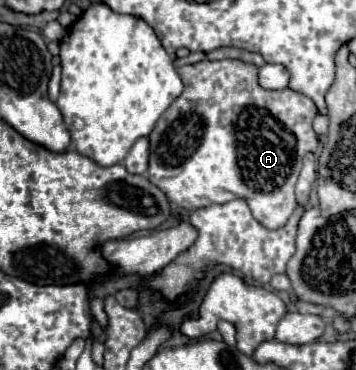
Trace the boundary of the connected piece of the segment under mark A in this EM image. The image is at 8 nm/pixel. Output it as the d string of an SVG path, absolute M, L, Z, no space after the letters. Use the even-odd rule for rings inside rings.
M222 59L200 61L178 69L184 83L182 95L164 111L154 131L150 133L150 169L148 179L166 193L168 201L180 209L194 211L208 205L228 203L236 197L246 199L250 211L258 223L266 229L280 229L290 219L298 201L294 185L306 153L318 149L318 137L312 129L316 117L316 105L292 89L268 91L258 85L256 65ZM192 141L194 149L186 147Z

